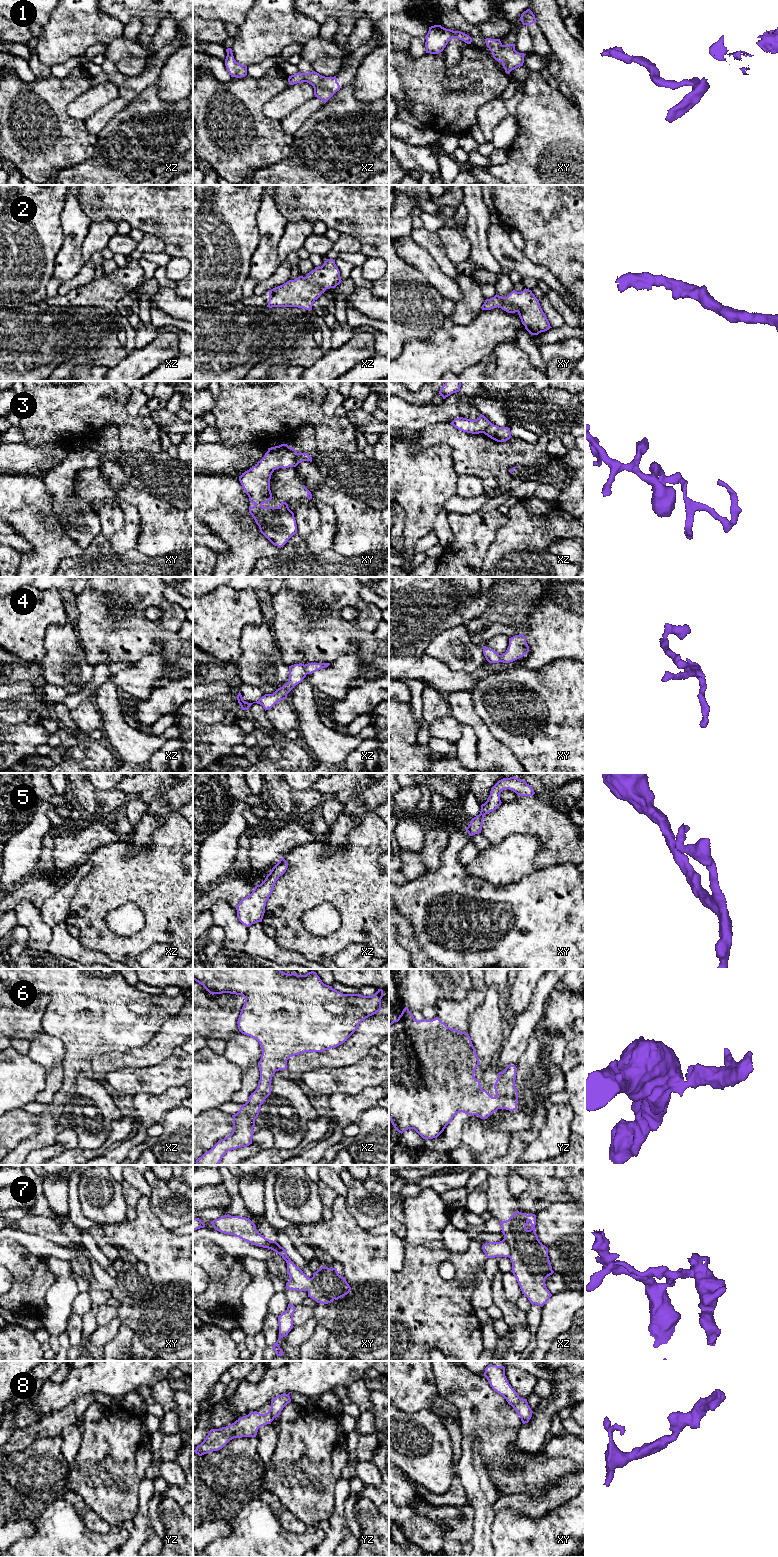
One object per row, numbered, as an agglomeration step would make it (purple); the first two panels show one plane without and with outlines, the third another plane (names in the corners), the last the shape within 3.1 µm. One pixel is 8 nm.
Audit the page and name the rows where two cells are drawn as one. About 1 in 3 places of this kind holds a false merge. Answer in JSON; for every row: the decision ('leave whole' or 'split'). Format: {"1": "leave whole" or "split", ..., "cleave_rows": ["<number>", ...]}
{"1": "leave whole", "2": "leave whole", "3": "split", "4": "leave whole", "5": "leave whole", "6": "leave whole", "7": "split", "8": "leave whole", "cleave_rows": ["3", "7"]}

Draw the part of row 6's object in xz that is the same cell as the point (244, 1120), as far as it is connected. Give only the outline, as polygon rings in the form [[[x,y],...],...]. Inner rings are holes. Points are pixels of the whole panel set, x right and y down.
[[[193,969],[193,980],[210,994],[242,995],[245,1003],[237,1024],[239,1031],[256,1039],[262,1049],[258,1062],[260,1080],[257,1089],[240,1110],[232,1115],[232,1133],[196,1160],[196,1165],[218,1165],[231,1150],[252,1144],[255,1119],[261,1105],[271,1094],[271,1080],[276,1071],[287,1069],[287,1060],[305,1052],[323,1052],[343,1044],[359,1024],[381,1010],[383,990],[372,996],[343,994],[322,982],[316,972],[288,974],[280,969]]]

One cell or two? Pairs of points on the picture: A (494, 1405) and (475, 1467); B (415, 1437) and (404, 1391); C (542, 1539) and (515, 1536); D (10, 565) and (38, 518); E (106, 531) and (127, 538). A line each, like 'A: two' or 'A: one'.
A: one
B: two
C: one
D: two
E: two

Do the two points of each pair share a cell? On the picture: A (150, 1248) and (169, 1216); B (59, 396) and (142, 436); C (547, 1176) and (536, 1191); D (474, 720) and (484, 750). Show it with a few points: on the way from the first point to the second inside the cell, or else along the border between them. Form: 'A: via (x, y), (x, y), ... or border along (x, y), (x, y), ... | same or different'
A: border along (150, 1206), (159, 1222), (170, 1231) | different
B: via (80, 396), (95, 396), (122, 419) | same
C: via (543, 1180), (543, 1184), (540, 1187) | same
D: via (480, 727), (484, 736), (484, 743) | same

